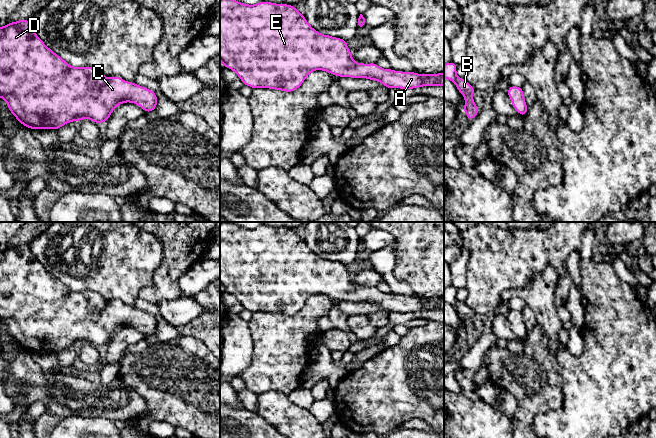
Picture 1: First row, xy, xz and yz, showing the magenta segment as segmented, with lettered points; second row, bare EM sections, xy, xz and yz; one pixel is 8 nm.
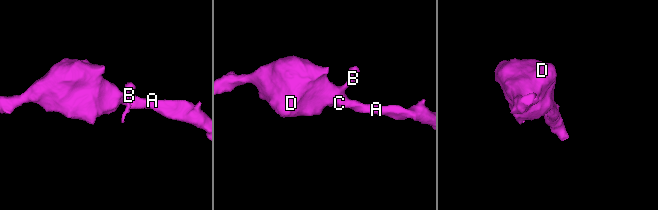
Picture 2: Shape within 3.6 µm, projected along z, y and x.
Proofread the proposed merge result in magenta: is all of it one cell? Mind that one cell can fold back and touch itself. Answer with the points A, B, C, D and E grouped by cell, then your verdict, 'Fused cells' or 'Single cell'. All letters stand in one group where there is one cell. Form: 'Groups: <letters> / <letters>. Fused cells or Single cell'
Groups: A B C D E. Single cell

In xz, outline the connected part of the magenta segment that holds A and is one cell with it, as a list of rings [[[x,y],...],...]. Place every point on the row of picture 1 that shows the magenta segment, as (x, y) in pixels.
[[[220,0],[220,61],[225,68],[233,70],[244,85],[253,89],[293,92],[315,70],[338,77],[376,80],[388,89],[444,86],[444,73],[421,75],[383,69],[376,63],[357,63],[346,40],[319,33],[295,6],[268,1],[248,5],[236,0]]]

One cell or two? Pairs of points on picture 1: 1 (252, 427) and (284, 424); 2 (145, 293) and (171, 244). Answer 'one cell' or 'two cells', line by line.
1: two cells
2: one cell

